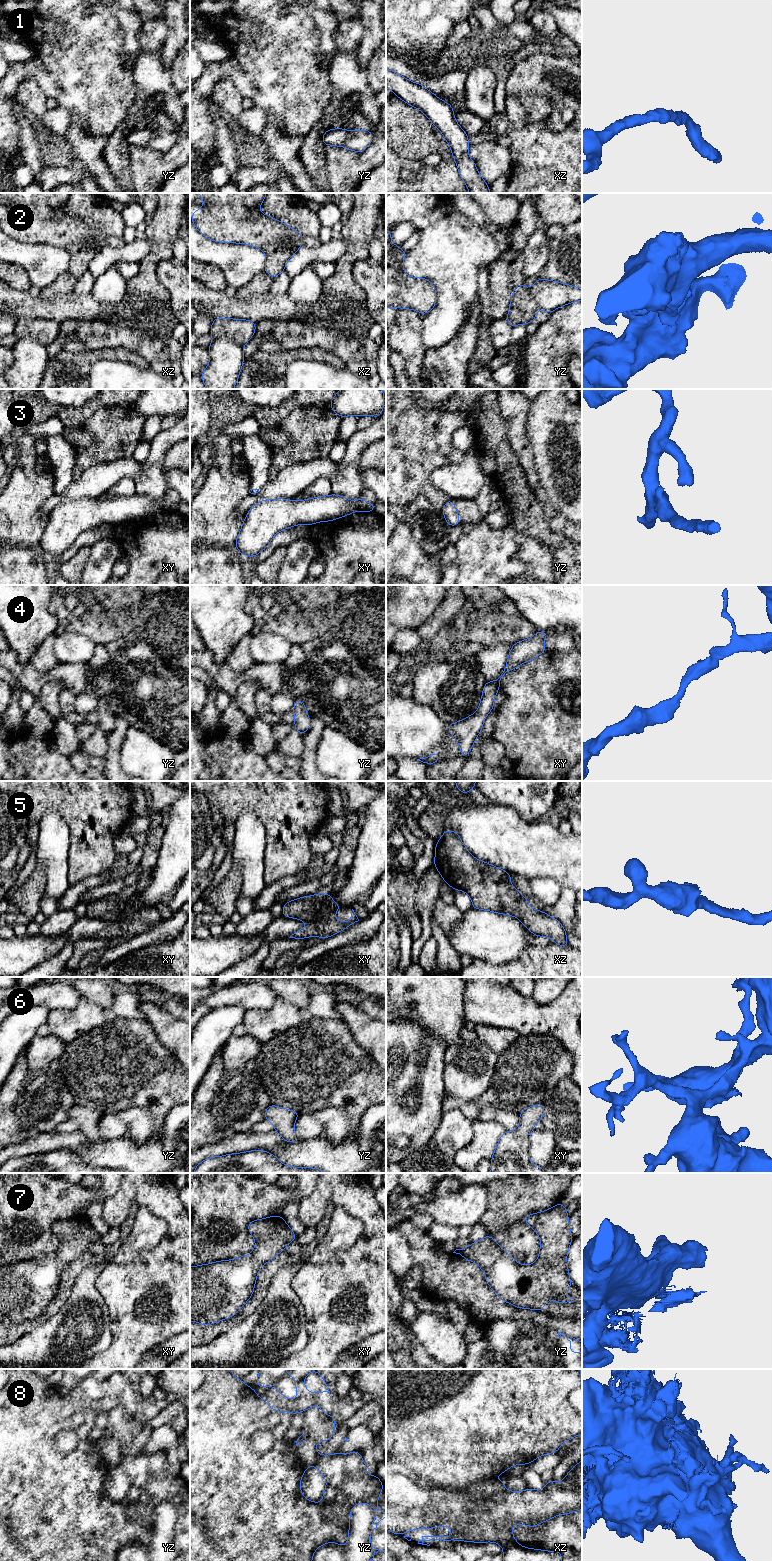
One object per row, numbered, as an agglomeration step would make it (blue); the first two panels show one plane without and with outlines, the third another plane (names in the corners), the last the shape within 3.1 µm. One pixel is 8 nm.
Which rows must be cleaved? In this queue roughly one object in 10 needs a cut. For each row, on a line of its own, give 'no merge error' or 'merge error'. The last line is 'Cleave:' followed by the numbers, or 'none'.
1: no merge error
2: merge error
3: no merge error
4: no merge error
5: no merge error
6: no merge error
7: no merge error
8: merge error
Cleave: 2, 8

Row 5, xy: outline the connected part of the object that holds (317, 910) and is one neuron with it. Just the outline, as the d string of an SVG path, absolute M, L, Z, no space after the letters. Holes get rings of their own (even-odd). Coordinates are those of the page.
M324 893L300 897L283 904L282 916L309 923L306 928L298 930L289 938L303 939L316 934L319 939L325 939L359 921L353 909L349 922L336 920L334 914L340 908L342 906L333 901L331 894Z

